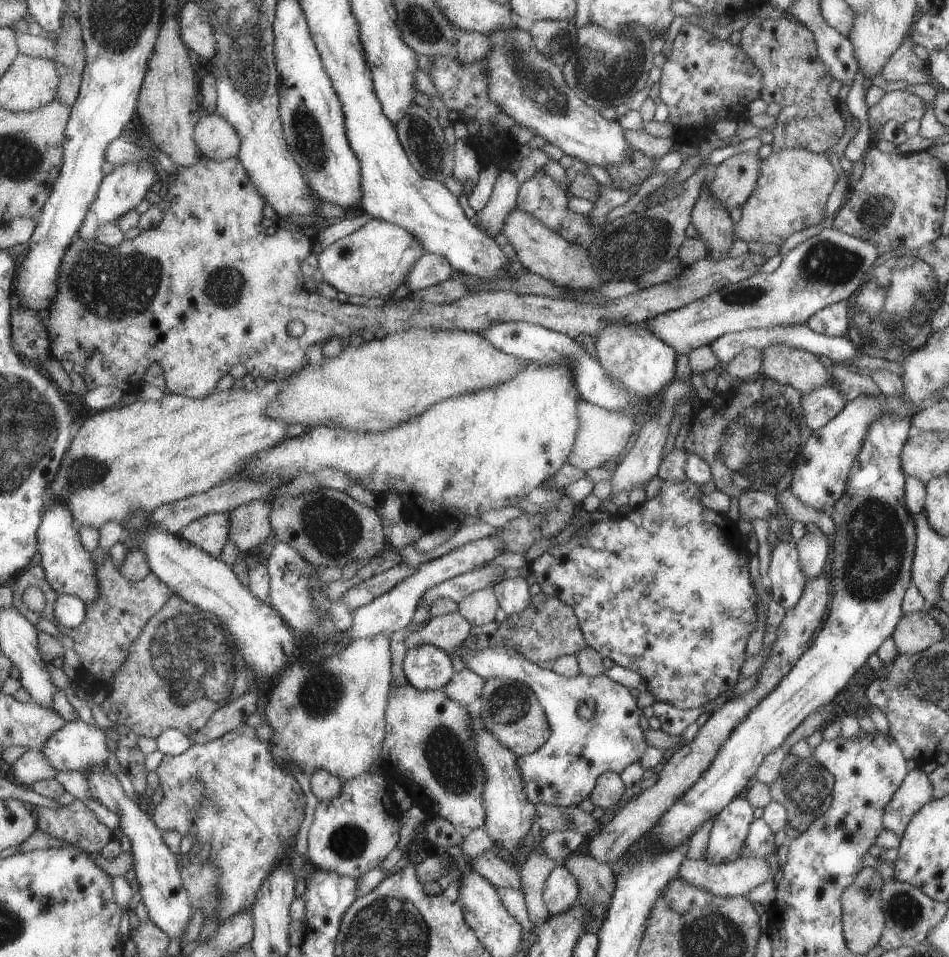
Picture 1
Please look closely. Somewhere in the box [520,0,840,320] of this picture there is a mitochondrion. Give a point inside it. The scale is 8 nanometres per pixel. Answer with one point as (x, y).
(604, 72)

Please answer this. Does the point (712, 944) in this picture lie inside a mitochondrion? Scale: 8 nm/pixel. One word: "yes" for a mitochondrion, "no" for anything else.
yes

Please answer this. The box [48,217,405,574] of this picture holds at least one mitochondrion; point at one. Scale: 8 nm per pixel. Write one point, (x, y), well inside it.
(112, 285)

